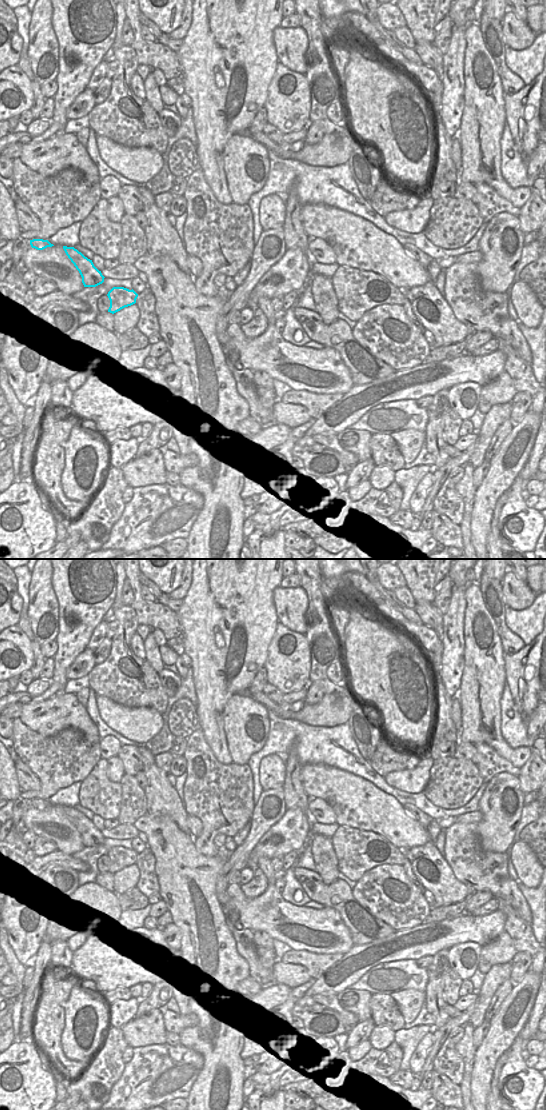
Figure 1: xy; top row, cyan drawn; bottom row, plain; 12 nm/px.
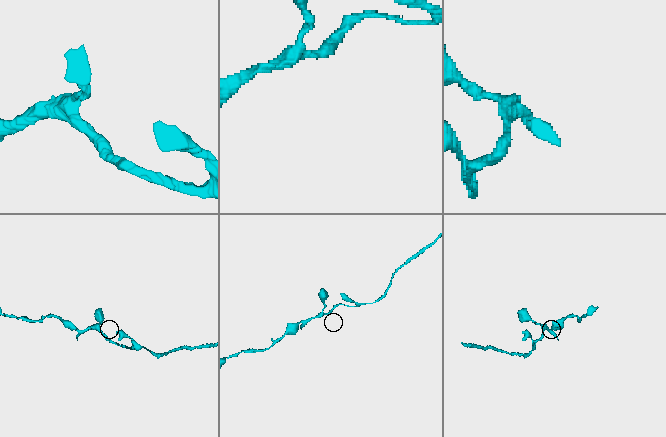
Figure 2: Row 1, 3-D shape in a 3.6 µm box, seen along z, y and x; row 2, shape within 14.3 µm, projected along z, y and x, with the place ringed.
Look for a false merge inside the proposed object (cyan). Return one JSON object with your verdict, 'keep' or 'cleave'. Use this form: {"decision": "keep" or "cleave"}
{"decision": "keep"}

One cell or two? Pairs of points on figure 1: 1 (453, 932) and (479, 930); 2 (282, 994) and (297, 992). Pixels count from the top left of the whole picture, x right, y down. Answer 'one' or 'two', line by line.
1: one
2: two

